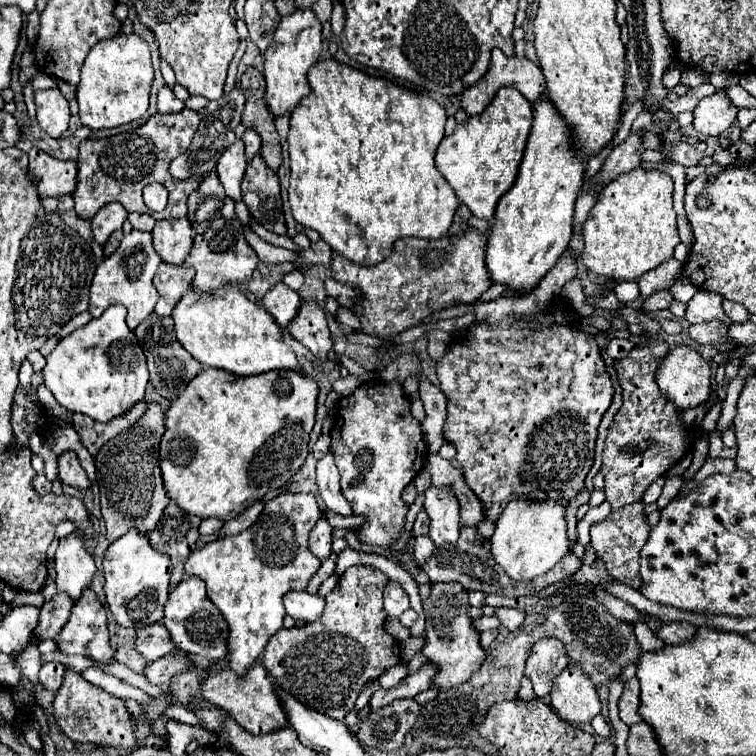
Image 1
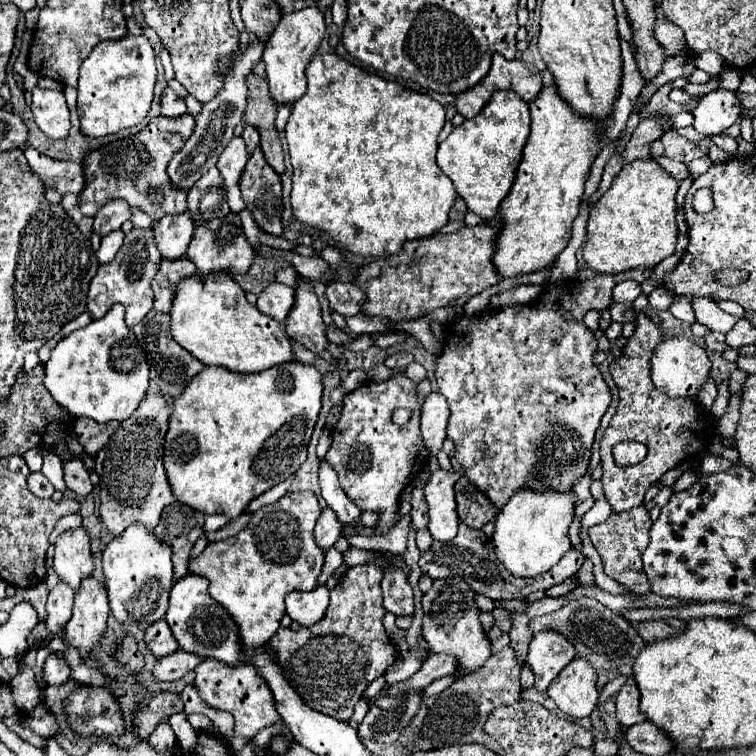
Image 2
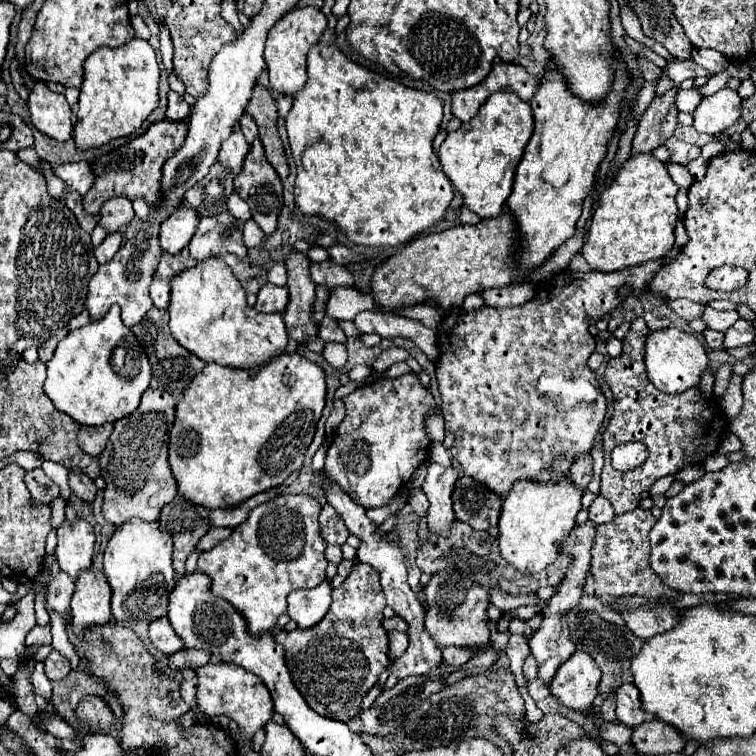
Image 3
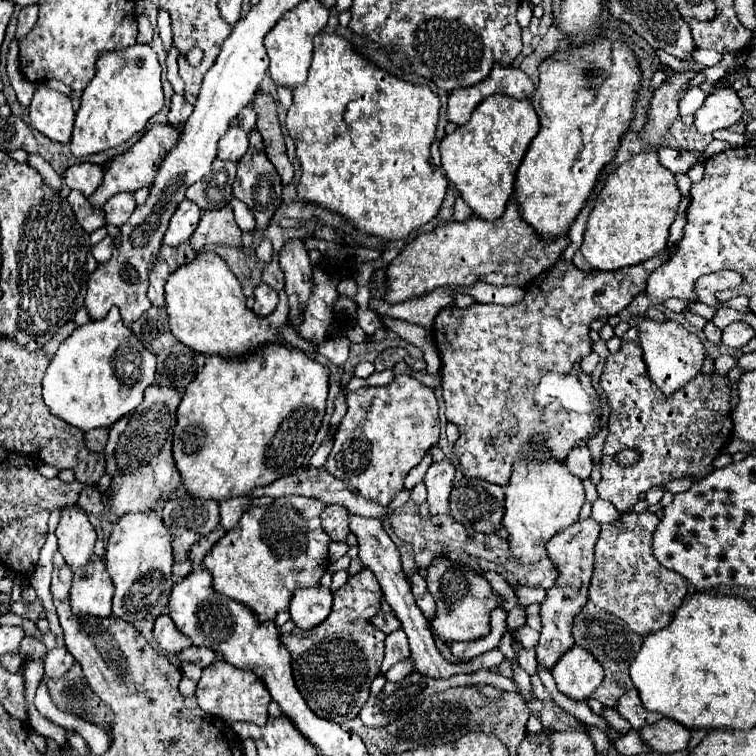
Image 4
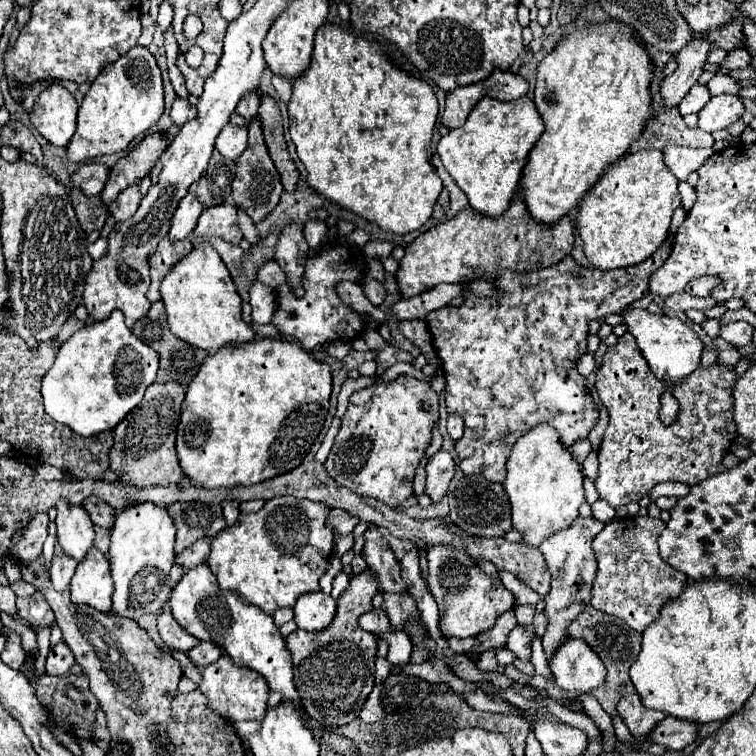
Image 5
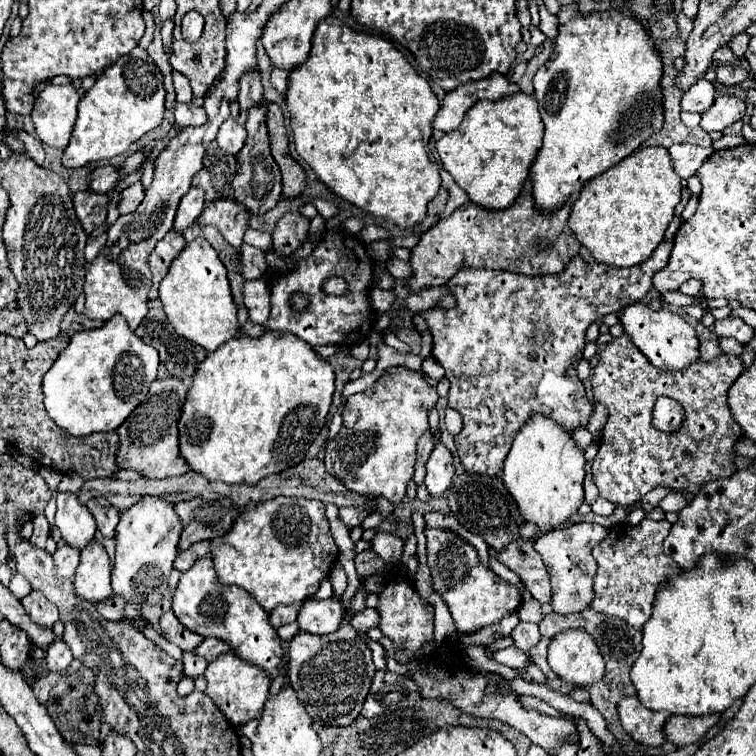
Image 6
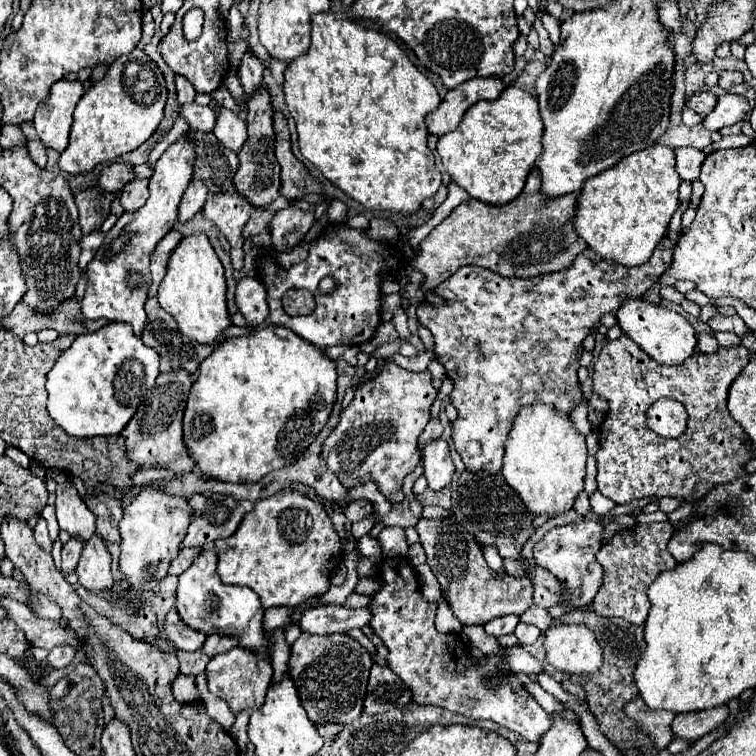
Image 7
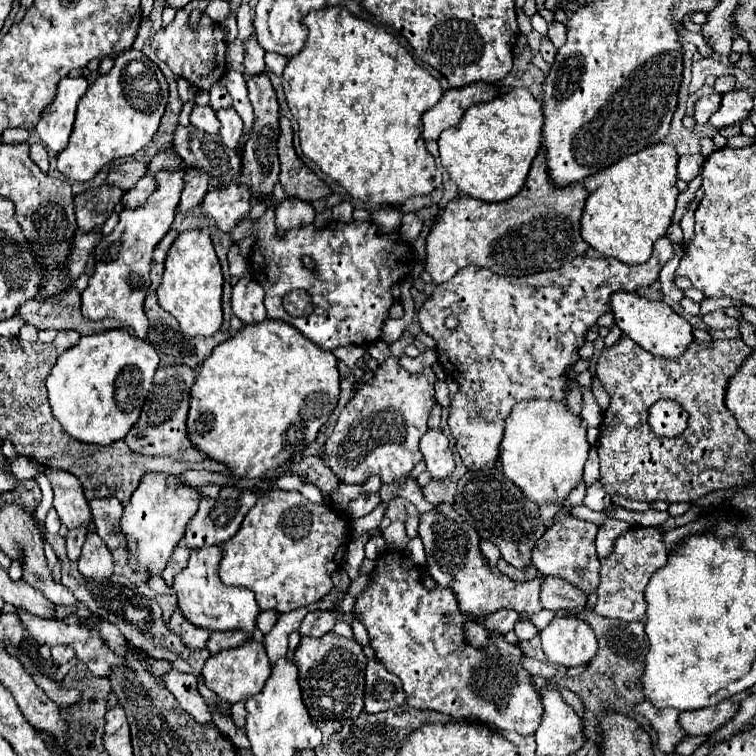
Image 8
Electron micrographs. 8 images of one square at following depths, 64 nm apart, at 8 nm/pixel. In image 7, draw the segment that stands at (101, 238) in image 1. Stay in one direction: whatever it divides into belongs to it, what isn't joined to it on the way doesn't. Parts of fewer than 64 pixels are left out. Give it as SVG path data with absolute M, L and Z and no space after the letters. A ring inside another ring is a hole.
M132 180L122 188L120 202L126 212L138 210L148 198L148 180Z

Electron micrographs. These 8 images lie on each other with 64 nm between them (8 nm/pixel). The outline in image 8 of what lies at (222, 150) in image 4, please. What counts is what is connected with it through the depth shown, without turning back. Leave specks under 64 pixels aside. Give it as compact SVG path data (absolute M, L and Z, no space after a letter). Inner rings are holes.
M222 108L222 110L216 112L216 116L218 116L218 120L220 120L220 130L218 130L218 134L220 134L222 142L224 142L228 148L234 148L234 150L236 150L236 148L238 148L238 142L240 142L240 138L242 138L242 130L244 130L242 118L238 118L238 114L236 114L234 108Z

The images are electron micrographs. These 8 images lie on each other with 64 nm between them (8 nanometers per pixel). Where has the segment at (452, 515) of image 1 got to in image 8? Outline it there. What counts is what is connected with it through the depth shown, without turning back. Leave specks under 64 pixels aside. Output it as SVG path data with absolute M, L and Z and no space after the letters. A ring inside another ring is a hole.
M428 430L420 440L420 450L424 454L424 462L432 480L442 482L454 472L454 456L442 430Z

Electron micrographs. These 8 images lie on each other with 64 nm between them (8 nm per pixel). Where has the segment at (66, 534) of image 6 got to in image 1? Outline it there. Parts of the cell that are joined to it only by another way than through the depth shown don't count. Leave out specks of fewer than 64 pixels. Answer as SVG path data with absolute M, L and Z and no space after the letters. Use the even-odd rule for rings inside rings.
M70 534L60 540L56 550L56 572L58 592L68 594L74 602L92 586L92 578L96 574L94 558L86 552L78 534Z

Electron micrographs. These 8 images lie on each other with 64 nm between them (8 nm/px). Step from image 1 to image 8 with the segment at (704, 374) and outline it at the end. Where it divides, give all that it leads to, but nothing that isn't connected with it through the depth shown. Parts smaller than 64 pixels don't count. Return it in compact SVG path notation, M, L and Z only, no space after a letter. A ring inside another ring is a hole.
M616 292L612 296L612 314L616 326L626 336L630 336L636 344L640 344L644 350L648 350L658 358L680 358L694 340L692 326L664 302L646 300L632 292ZM658 400L650 408L648 422L650 422L650 428L654 430L654 434L674 438L686 430L688 414L674 400Z

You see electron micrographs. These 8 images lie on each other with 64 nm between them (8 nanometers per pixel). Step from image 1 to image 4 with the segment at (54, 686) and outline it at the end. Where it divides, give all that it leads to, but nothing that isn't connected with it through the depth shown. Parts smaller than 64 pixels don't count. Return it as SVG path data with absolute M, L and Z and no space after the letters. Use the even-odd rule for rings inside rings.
M54 648L44 660L44 674L46 678L62 678L72 668L72 664L74 658L66 648Z

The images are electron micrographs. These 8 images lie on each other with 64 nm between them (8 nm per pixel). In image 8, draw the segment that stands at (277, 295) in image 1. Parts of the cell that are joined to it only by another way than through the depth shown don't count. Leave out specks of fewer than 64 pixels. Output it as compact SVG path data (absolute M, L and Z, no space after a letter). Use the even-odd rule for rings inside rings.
M242 276L232 292L232 310L244 324L258 324L266 320L264 290L250 276Z

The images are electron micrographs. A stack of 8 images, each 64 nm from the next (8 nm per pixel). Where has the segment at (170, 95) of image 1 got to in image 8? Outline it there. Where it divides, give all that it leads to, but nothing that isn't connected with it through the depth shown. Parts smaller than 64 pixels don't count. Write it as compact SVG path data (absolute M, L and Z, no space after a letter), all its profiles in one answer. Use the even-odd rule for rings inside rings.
M194 106L192 114L190 114L190 124L208 134L216 134L220 128L216 112L210 106Z

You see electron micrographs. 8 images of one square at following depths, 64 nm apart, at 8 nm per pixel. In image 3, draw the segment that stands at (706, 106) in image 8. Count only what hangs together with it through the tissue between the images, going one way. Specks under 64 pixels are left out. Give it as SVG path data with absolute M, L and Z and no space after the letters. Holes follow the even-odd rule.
M696 88L676 92L676 106L680 112L694 112L694 108L700 104L700 100L702 100L702 96L698 94Z

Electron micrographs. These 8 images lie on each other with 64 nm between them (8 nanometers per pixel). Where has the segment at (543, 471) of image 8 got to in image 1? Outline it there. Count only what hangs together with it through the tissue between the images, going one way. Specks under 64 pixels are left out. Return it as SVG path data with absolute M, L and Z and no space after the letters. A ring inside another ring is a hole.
M512 500L496 522L494 536L490 538L494 560L504 568L506 576L518 582L530 582L550 568L558 564L562 556L568 554L568 536L566 536L566 520L564 520L564 506L560 502L528 502L528 500Z

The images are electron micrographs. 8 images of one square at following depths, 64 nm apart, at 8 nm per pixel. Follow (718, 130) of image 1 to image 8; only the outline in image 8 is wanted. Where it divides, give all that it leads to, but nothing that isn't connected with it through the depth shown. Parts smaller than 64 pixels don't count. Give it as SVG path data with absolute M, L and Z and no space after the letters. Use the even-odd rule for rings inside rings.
M732 90L728 94L722 96L722 104L720 108L710 116L708 124L716 130L730 126L730 124L738 124L742 120L748 118L752 110L752 96L746 90Z

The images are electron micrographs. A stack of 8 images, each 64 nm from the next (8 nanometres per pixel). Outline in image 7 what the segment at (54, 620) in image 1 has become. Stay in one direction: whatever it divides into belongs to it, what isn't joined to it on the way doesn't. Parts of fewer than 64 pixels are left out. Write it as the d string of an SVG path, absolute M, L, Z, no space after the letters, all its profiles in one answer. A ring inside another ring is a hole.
M70 538L70 542L62 546L62 572L64 574L70 574L76 570L82 548L84 548L84 544L78 538Z

